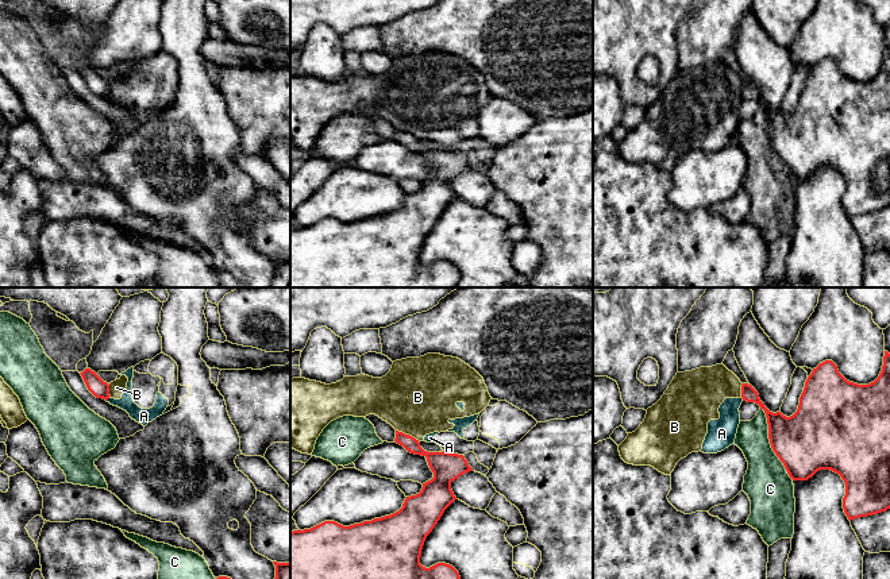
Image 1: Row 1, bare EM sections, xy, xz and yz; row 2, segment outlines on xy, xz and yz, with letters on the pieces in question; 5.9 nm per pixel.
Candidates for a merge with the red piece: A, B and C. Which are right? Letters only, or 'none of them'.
none of them

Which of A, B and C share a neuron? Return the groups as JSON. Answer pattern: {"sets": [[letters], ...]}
{"sets": [["A", "B"], ["C"]]}

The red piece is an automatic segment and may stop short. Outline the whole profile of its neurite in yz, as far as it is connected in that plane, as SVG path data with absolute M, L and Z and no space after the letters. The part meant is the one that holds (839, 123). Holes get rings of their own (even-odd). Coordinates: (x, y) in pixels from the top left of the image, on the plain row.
M885 49L879 74L868 82L847 78L832 58L813 66L805 80L797 109L786 115L770 109L758 89L741 82L741 96L764 108L773 148L793 178L808 178L820 167L831 167L845 181L843 206L848 217L890 206L890 51Z

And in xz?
M396 128L394 139L408 150L427 155L434 175L423 181L419 192L407 194L402 205L381 216L343 224L335 219L324 219L311 227L290 229L290 287L455 287L459 270L450 262L438 260L429 266L420 262L421 247L444 208L456 197L451 180L473 169L463 153L448 150L427 150L419 138Z

